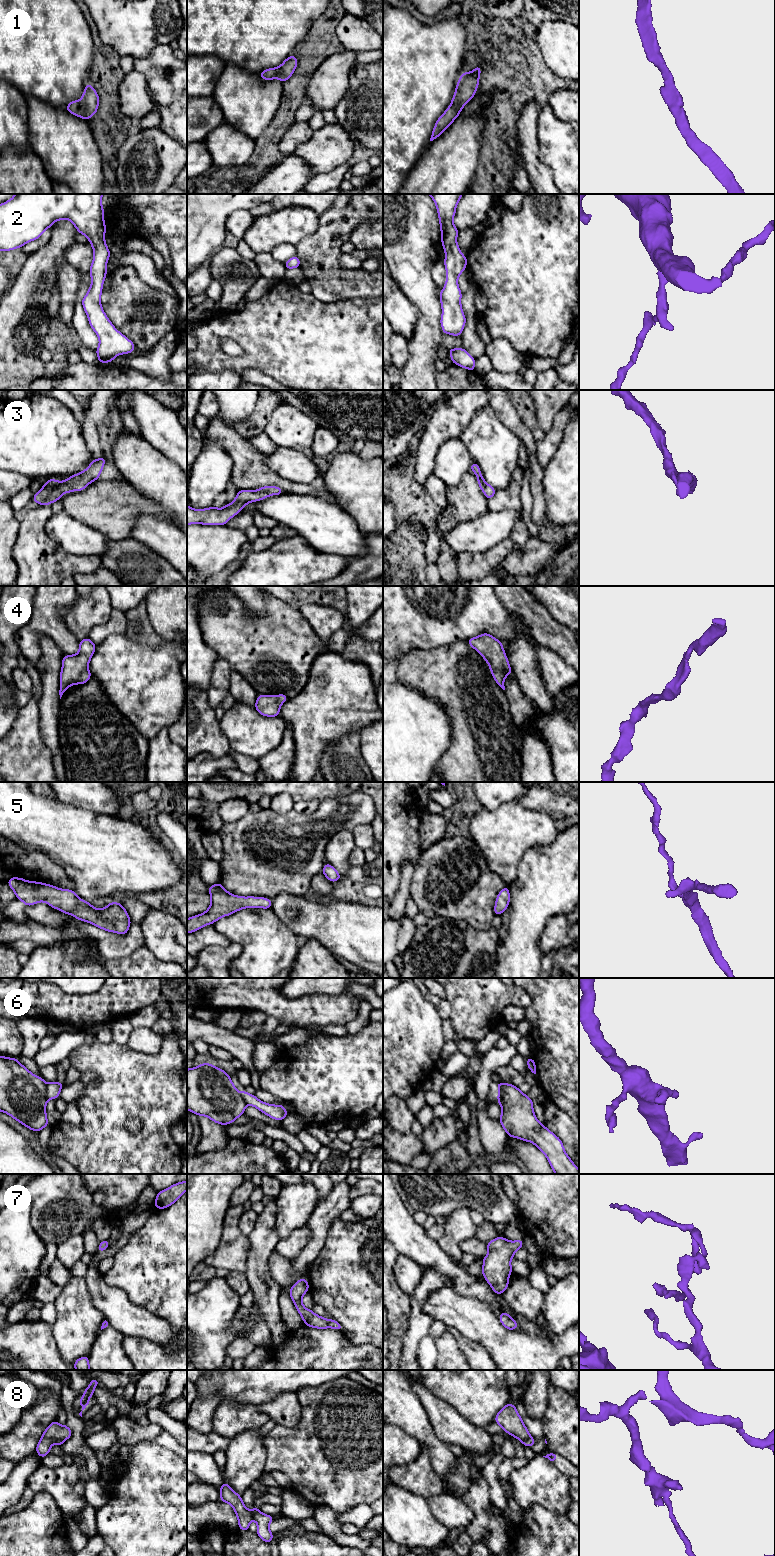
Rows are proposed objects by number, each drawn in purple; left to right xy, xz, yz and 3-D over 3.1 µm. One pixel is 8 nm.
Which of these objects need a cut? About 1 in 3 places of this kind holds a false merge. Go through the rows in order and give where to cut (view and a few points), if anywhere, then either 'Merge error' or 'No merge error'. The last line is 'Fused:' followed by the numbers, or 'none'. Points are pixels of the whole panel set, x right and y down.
1: No split. No merge error
2: No split. No merge error
3: No split. No merge error
4: No split. No merge error
5: No split. No merge error
6: Split along xy (46, 1084), (46, 1097), (48, 1099). Merge error
7: No split. No merge error
8: Split along xz (258, 1509), (255, 1511), (252, 1519). Merge error
Fused: 6, 8

